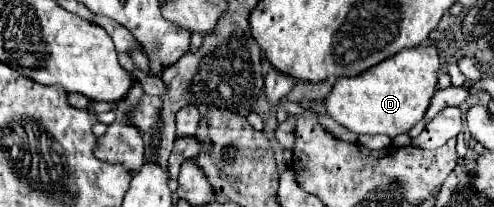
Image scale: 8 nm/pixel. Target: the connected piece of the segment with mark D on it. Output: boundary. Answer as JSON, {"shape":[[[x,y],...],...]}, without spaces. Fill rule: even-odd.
{"shape":[[[425,44],[401,50],[357,78],[337,78],[325,100],[327,114],[355,134],[385,134],[389,138],[407,134],[431,104],[439,68],[441,62],[435,46]]]}

